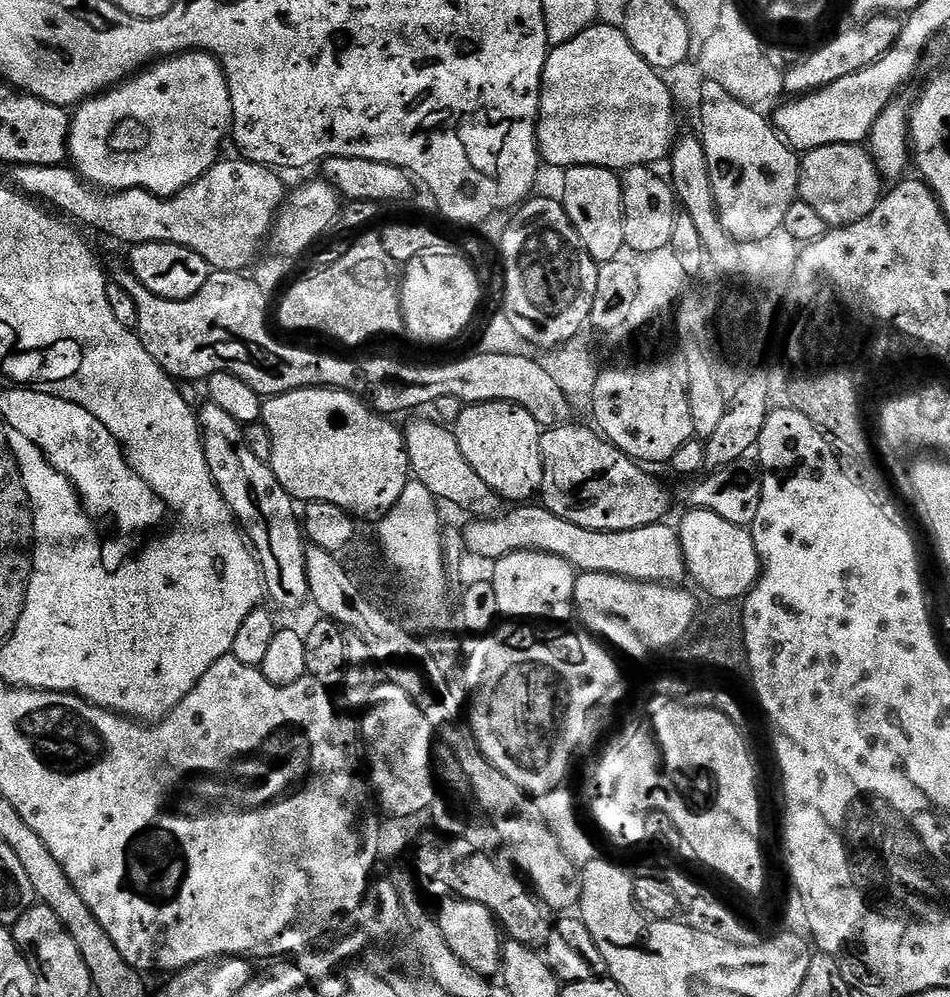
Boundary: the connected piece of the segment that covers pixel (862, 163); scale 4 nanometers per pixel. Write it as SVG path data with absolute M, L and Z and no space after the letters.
M858 144L818 146L803 153L800 161L799 199L825 220L829 229L846 227L866 218L886 192L876 161L867 147Z

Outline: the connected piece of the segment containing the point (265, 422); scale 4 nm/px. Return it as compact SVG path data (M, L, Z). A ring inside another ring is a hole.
M299 388L281 396L270 396L264 400L264 409L260 415L262 426L270 434L272 439L272 473L282 482L282 486L292 495L296 502L330 502L342 510L346 510L354 518L360 516L373 516L379 518L384 516L402 498L402 490L406 490L410 479L410 465L408 463L408 447L404 444L404 432L396 429L388 421L387 415L381 414L375 408L369 406L356 392L343 392L337 388Z

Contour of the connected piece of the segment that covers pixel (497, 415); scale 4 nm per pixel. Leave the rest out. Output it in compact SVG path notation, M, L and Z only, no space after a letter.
M491 400L485 404L468 404L462 410L461 417L455 422L454 431L458 438L458 446L462 446L462 454L466 454L466 462L474 466L474 470L486 486L490 486L500 495L501 501L528 502L532 495L539 493L544 487L544 455L540 445L542 435L541 421L528 408L523 408L507 400Z

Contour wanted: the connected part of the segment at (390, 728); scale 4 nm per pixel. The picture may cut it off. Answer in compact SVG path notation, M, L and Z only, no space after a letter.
M381 682L374 690L371 704L363 709L362 716L364 716L364 724L362 720L362 723L359 725L360 735L362 737L363 747L366 749L367 767L368 764L372 767L372 776L370 772L370 788L374 793L374 800L378 805L379 811L383 813L385 817L396 817L405 821L411 818L410 816L418 815L419 812L427 813L432 807L433 800L437 799L438 796L438 792L436 792L436 786L438 787L438 784L434 779L434 751L432 752L432 736L434 740L434 729L431 722L426 718L426 714L412 701L411 691L391 682Z

